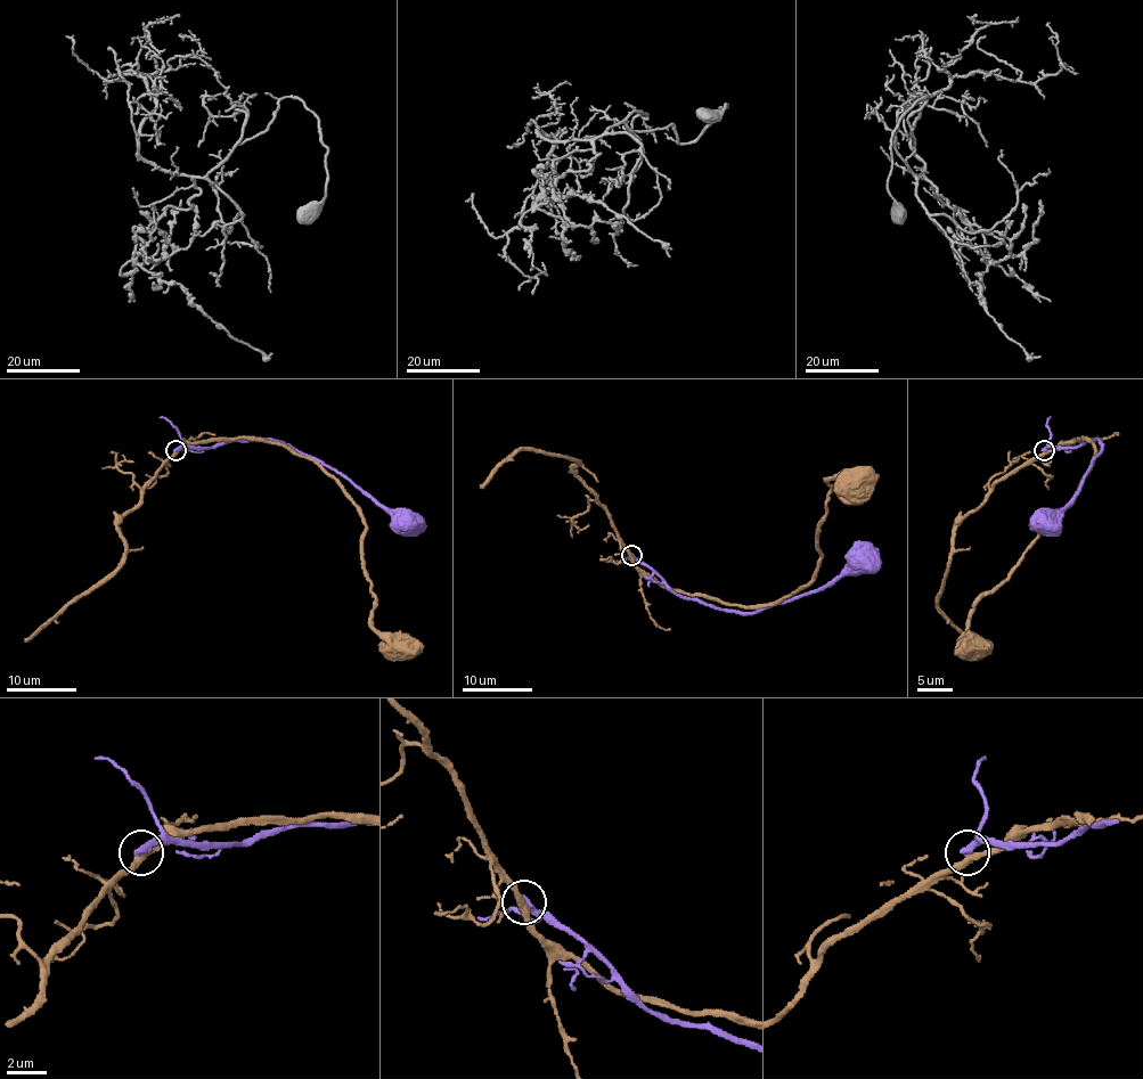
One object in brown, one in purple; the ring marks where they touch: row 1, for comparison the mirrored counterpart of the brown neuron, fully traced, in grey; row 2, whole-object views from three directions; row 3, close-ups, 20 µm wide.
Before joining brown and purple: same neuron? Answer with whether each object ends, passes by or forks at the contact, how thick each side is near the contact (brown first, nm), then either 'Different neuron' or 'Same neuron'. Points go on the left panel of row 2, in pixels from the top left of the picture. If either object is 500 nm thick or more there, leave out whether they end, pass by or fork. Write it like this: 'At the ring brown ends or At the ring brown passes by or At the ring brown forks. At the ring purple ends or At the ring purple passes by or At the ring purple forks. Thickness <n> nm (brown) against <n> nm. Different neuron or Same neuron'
At the ring brown passes by. At the ring purple ends. Thickness 320 nm (brown) against 420 nm. Different neuron

